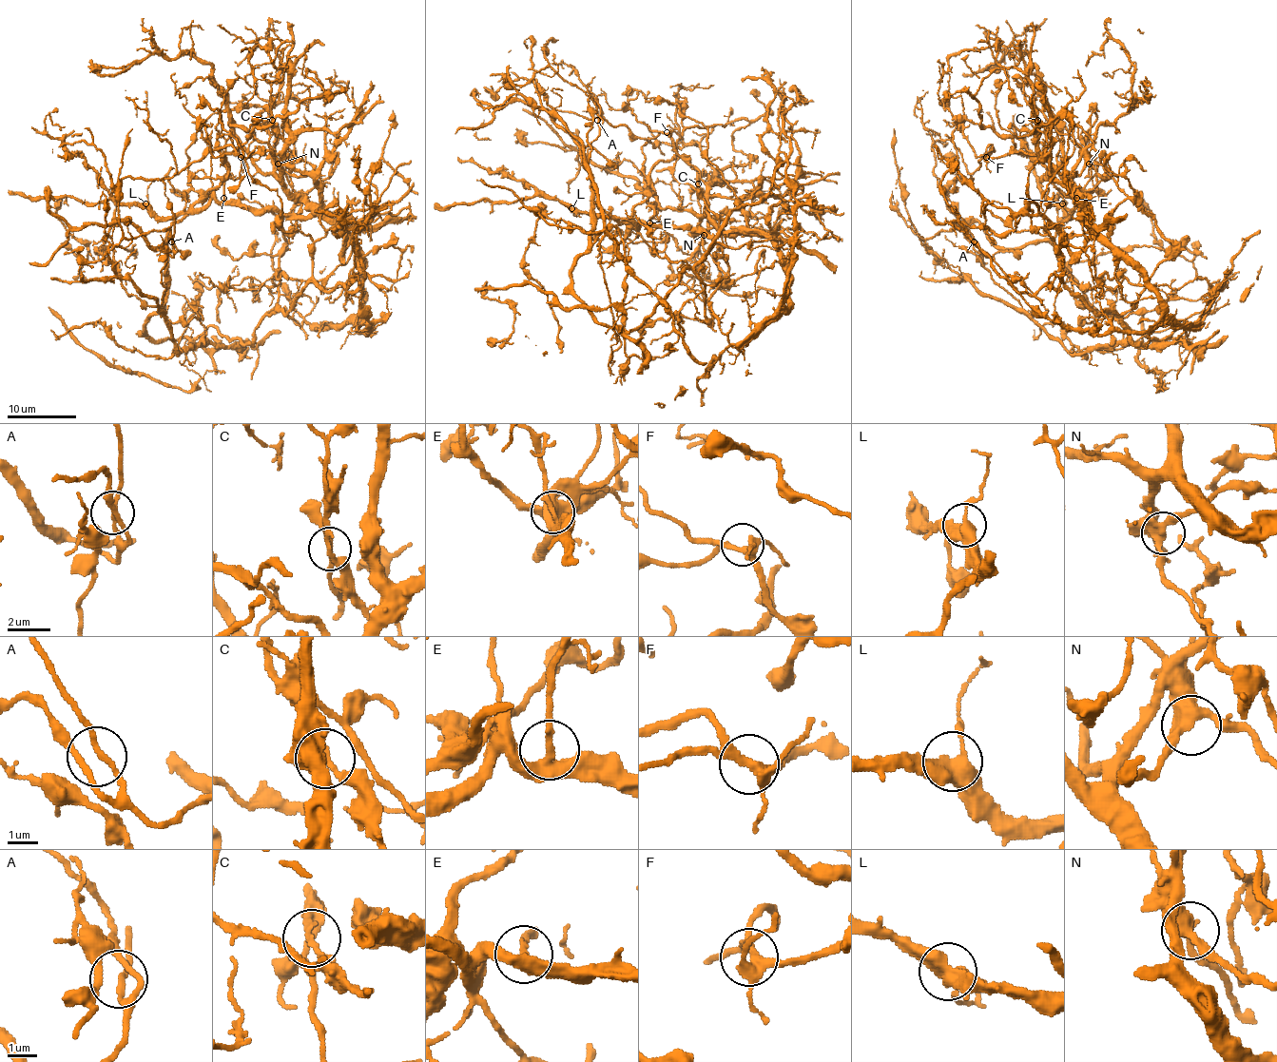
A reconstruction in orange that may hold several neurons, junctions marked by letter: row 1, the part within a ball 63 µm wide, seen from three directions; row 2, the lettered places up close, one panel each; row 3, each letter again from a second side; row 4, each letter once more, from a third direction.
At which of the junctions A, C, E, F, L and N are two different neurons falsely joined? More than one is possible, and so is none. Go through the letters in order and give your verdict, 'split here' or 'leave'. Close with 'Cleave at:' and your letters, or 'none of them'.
A: leave
C: split here
E: leave
F: leave
L: leave
N: leave
Cleave at: C

